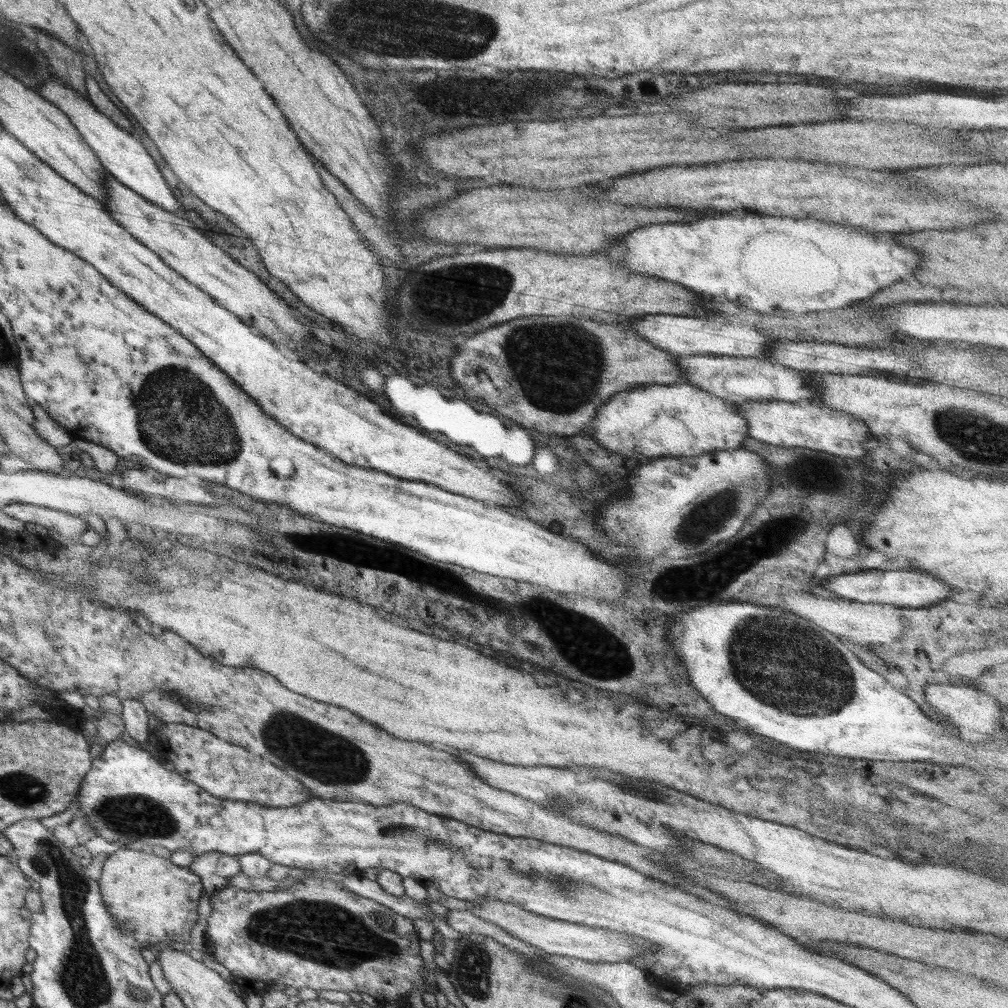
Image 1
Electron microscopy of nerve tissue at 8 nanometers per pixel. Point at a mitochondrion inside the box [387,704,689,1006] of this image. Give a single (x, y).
(472, 969)

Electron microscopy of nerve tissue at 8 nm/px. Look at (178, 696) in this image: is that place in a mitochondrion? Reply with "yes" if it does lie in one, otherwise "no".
yes

